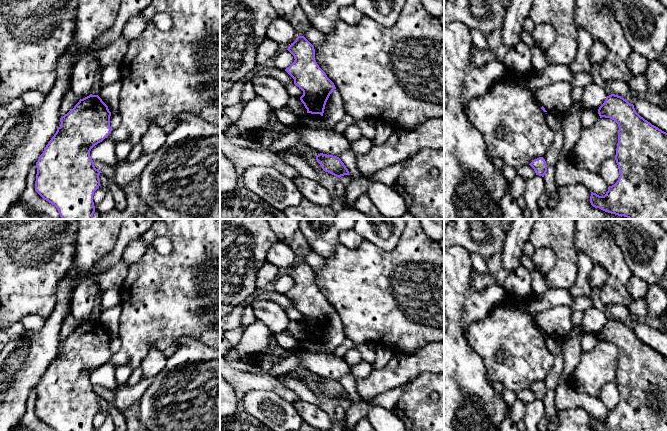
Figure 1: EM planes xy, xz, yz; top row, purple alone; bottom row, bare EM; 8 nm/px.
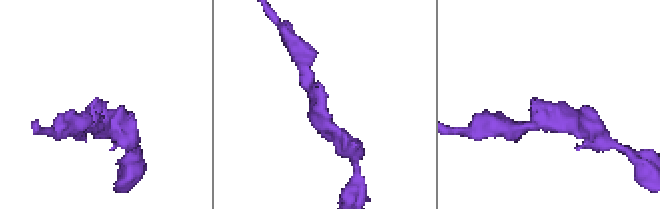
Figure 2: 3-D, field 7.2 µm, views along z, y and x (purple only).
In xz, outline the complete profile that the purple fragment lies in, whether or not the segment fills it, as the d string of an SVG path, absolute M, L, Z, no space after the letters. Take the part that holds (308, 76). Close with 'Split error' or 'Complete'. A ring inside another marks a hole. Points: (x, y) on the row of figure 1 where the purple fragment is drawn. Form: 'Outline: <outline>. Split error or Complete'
Outline: M298 36L287 50L295 60L285 71L303 91L300 100L307 113L323 116L326 102L336 87L317 64L314 46L304 36Z. Complete

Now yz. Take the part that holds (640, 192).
Outline: M615 94L606 97L598 114L600 118L614 120L619 126L615 160L620 176L614 185L608 187L604 196L591 192L591 205L628 219L667 219L667 133L645 120L636 112L633 104Z. Complete

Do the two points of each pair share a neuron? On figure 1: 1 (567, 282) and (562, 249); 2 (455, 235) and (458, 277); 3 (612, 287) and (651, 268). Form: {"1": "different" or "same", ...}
{"1": "same", "2": "different", "3": "different"}

